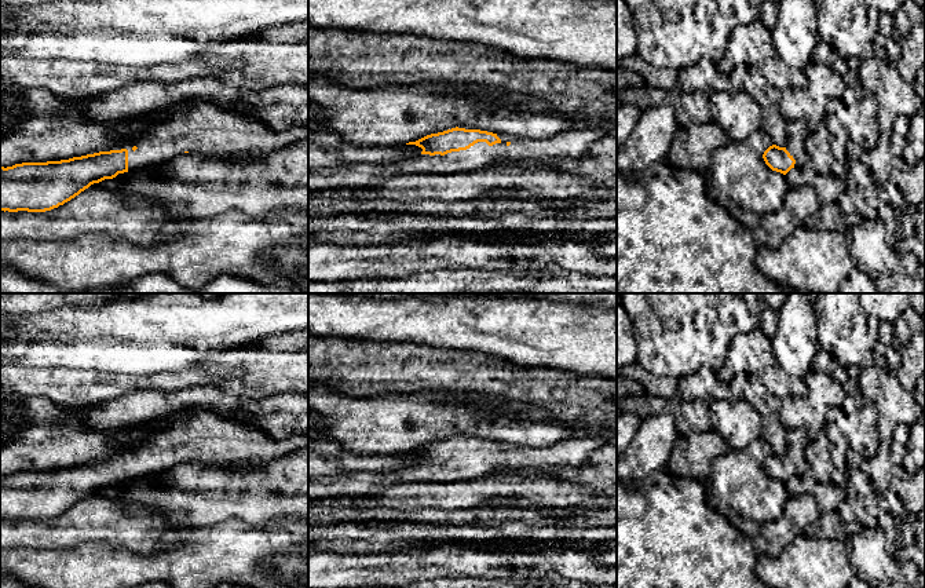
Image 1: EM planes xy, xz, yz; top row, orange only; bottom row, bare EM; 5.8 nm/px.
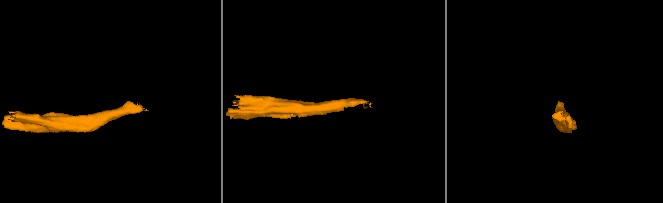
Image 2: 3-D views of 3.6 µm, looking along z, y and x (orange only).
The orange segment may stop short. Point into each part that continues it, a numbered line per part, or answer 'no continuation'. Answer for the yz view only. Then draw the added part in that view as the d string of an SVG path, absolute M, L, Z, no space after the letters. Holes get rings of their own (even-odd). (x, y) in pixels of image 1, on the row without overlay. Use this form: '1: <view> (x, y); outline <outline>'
1: yz (797, 439); outline M804 428L787 430L786 434L786 459L796 468L794 475L802 475L809 471L809 465L805 457L807 446L811 442L811 437Z

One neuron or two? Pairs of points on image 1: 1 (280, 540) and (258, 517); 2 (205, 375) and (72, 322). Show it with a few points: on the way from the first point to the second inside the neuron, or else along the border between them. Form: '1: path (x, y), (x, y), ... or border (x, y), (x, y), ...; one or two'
1: border (244, 522), (260, 529); two
2: border (196, 365), (182, 371), (163, 371), (158, 373); two

